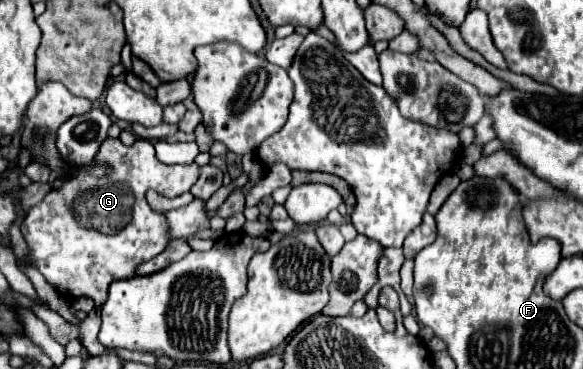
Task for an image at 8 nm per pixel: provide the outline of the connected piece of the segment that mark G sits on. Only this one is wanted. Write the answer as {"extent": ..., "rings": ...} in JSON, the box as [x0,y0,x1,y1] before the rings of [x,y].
{"extent":[21,138,201,308],"rings":[[[107,138],[107,140],[103,142],[99,154],[97,154],[97,160],[111,164],[113,172],[111,172],[109,176],[103,176],[103,178],[93,178],[93,176],[87,176],[87,174],[75,174],[75,176],[67,178],[59,190],[51,190],[51,192],[39,202],[39,204],[35,204],[35,206],[29,210],[29,218],[23,220],[23,224],[21,224],[21,232],[23,232],[25,242],[29,244],[29,250],[31,250],[31,256],[29,256],[29,258],[37,264],[37,268],[41,270],[41,274],[47,278],[47,282],[49,282],[59,294],[69,296],[69,298],[81,298],[81,296],[85,296],[85,298],[91,298],[91,300],[95,302],[95,308],[101,308],[101,306],[105,304],[105,300],[107,300],[107,288],[109,288],[111,282],[115,282],[115,280],[125,280],[125,278],[133,278],[137,266],[143,264],[143,262],[147,262],[147,260],[151,260],[151,258],[155,258],[159,252],[165,250],[165,246],[167,246],[167,242],[169,242],[165,216],[153,212],[151,208],[147,208],[145,192],[147,192],[147,190],[159,190],[159,184],[175,184],[171,178],[193,178],[193,184],[195,184],[197,178],[199,178],[199,168],[201,168],[201,166],[195,164],[195,162],[191,162],[191,164],[173,164],[173,166],[163,164],[163,162],[159,162],[159,160],[155,158],[153,144],[151,144],[149,140],[143,140],[143,138],[137,138],[133,146],[125,146],[121,140]]]}

